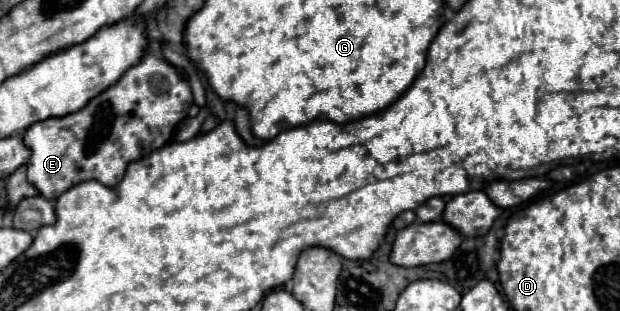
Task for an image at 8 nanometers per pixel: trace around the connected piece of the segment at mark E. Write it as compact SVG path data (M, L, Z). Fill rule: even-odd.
M145 54L139 60L139 64L131 66L113 86L103 90L99 96L91 98L81 110L67 114L59 120L53 118L53 120L37 122L25 132L23 142L31 152L29 162L27 162L27 180L47 200L55 200L65 190L87 180L97 180L109 188L115 188L121 182L125 174L125 166L129 162L143 158L145 154L165 146L173 138L173 132L177 130L179 122L187 118L191 104L193 104L191 88L177 74L177 70L171 64L167 64L163 58Z

